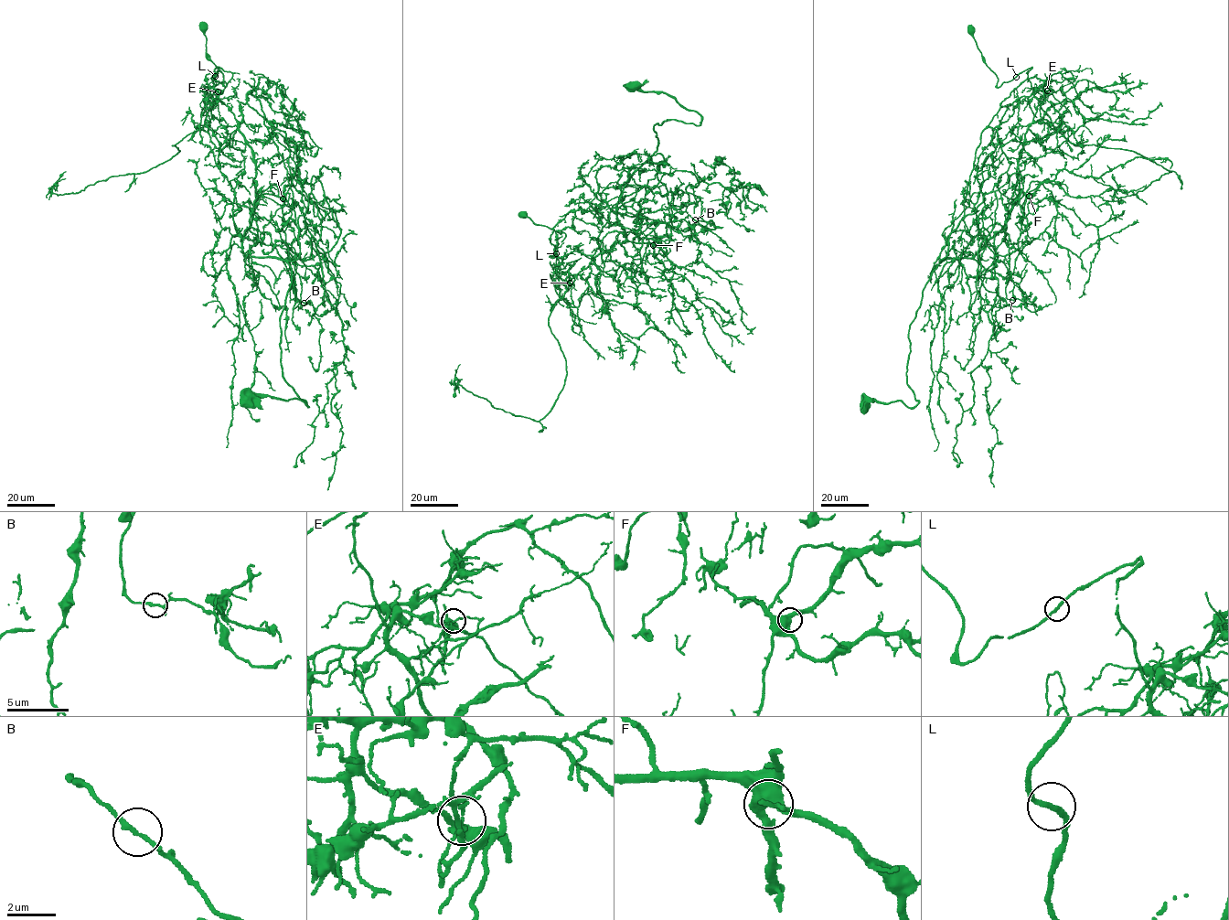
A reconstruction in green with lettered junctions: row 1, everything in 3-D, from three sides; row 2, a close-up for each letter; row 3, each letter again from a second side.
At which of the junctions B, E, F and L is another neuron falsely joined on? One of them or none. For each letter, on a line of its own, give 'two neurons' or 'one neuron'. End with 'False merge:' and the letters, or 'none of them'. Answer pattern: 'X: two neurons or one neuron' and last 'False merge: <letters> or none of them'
B: one neuron
E: two neurons
F: one neuron
L: one neuron
False merge: E

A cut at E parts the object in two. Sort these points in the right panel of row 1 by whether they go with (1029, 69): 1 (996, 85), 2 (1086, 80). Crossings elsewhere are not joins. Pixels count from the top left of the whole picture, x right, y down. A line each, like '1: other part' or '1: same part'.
1: same part
2: other part

